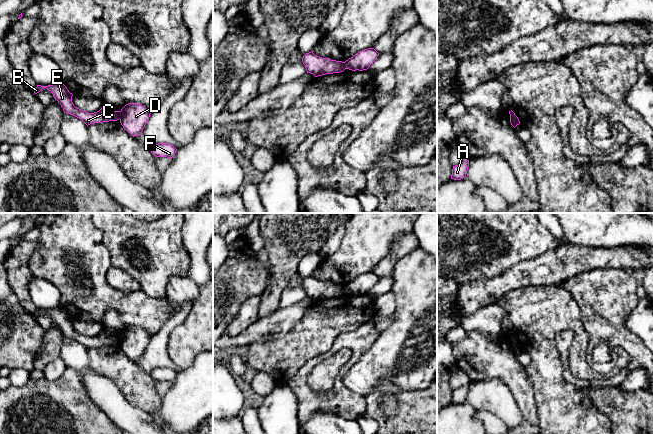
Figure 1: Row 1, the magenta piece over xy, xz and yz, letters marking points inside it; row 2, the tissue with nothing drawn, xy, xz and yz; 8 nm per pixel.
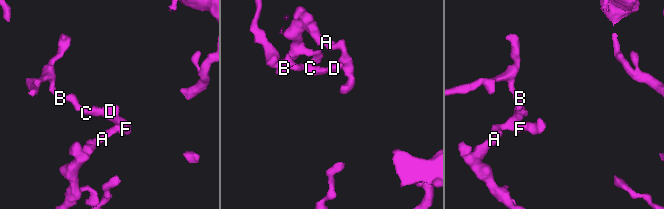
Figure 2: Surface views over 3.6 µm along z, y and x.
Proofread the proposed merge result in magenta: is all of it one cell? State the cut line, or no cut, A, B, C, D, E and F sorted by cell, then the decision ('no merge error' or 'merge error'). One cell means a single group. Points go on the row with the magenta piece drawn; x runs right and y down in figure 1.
xy (119, 111), (120, 118) | A D F / B C E | merge error

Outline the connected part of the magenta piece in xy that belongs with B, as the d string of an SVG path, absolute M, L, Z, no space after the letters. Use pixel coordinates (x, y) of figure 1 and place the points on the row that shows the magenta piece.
M61 82L48 86L37 85L34 89L34 93L37 94L44 88L48 89L53 94L63 108L64 113L81 119L87 126L94 123L117 121L120 119L120 111L109 111L104 106L94 113L88 113L75 107L72 102L73 94L70 93L67 87Z

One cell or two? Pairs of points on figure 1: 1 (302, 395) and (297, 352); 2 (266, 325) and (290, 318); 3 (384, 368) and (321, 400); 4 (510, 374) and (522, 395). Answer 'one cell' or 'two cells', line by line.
1: two cells
2: one cell
3: two cells
4: one cell

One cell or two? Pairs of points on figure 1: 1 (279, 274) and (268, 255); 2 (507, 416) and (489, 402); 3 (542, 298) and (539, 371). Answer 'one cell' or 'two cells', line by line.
1: one cell
2: one cell
3: one cell

